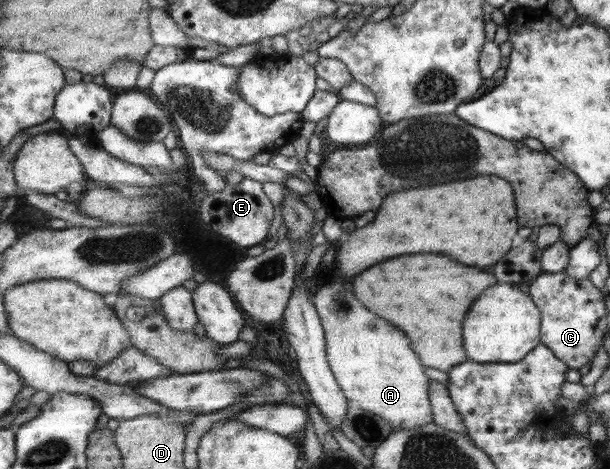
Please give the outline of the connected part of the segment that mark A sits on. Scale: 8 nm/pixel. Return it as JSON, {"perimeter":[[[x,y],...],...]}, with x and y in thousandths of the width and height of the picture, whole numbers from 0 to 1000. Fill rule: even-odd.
{"perimeter":[[[570,595],[525,610],[513,631],[513,644],[533,708],[533,751],[539,783],[569,853],[584,855],[597,874],[620,883],[644,910],[646,919],[710,902],[711,874],[707,868],[702,802],[695,793],[695,780],[689,776],[685,755],[672,742],[669,716],[636,682],[607,665],[574,618]]]}

